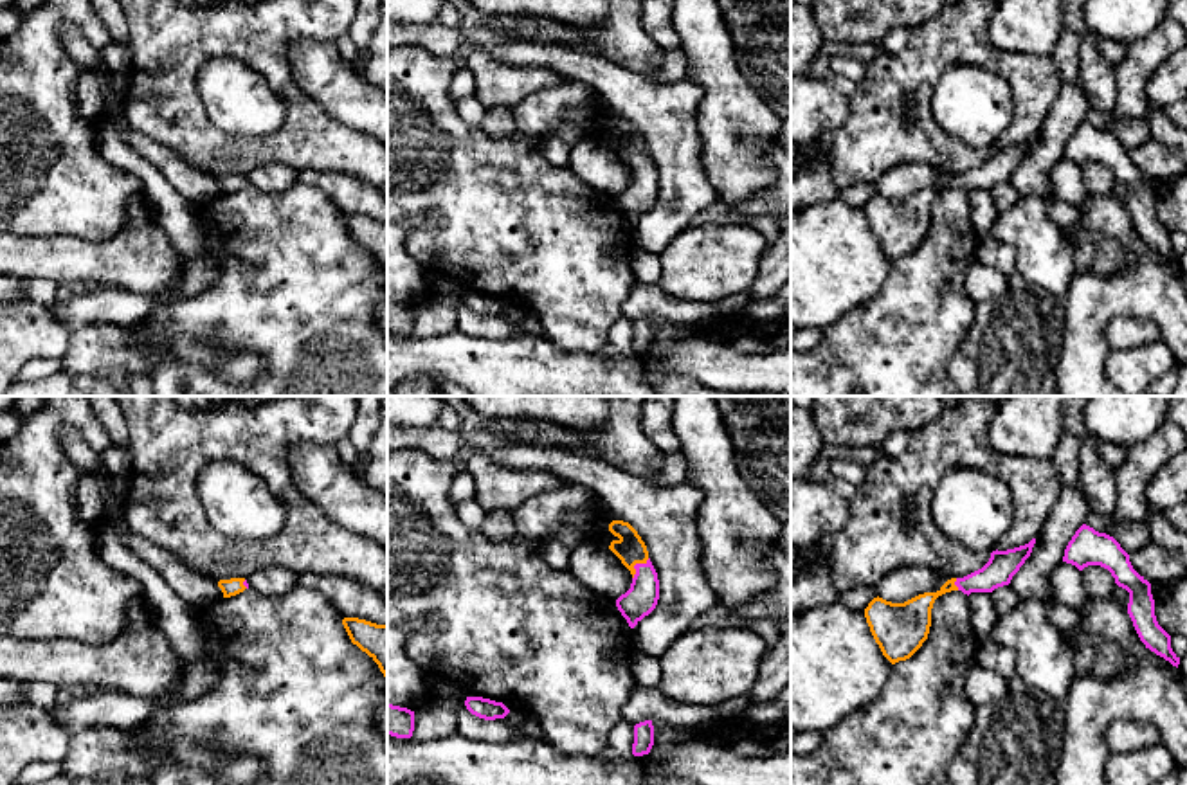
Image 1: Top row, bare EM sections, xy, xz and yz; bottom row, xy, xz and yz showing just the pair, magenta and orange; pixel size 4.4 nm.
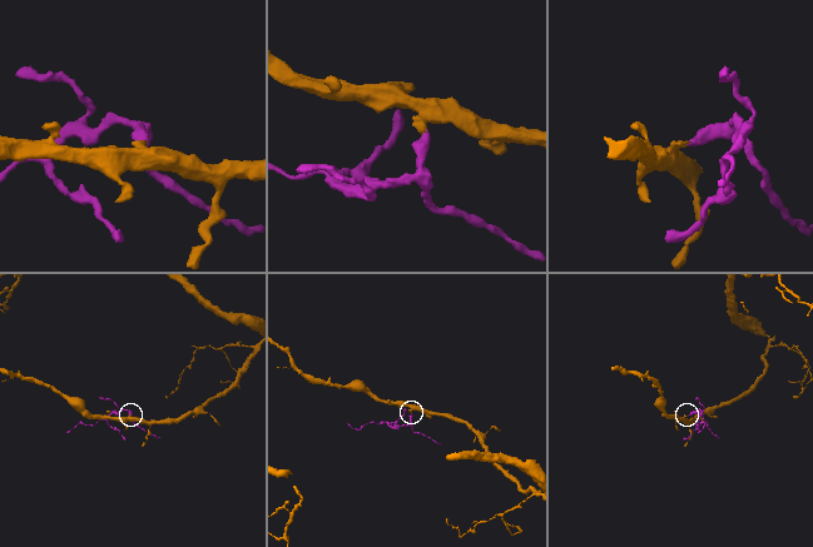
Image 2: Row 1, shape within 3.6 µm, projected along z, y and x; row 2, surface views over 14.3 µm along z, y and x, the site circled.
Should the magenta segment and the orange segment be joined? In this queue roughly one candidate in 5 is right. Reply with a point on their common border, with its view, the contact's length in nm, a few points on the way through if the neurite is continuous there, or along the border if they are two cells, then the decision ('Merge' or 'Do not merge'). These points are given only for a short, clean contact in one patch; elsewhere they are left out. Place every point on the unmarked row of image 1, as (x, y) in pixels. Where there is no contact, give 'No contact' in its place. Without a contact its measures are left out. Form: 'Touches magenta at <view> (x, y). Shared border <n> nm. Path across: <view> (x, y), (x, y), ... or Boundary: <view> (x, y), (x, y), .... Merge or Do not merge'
Touches magenta at xz (634, 162). Shared border 120 nm. Path across: xz (640, 197), (634, 162), (631, 146). Merge

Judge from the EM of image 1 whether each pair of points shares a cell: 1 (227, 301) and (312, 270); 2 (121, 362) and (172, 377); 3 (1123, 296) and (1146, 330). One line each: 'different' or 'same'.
1: same
2: different
3: different

